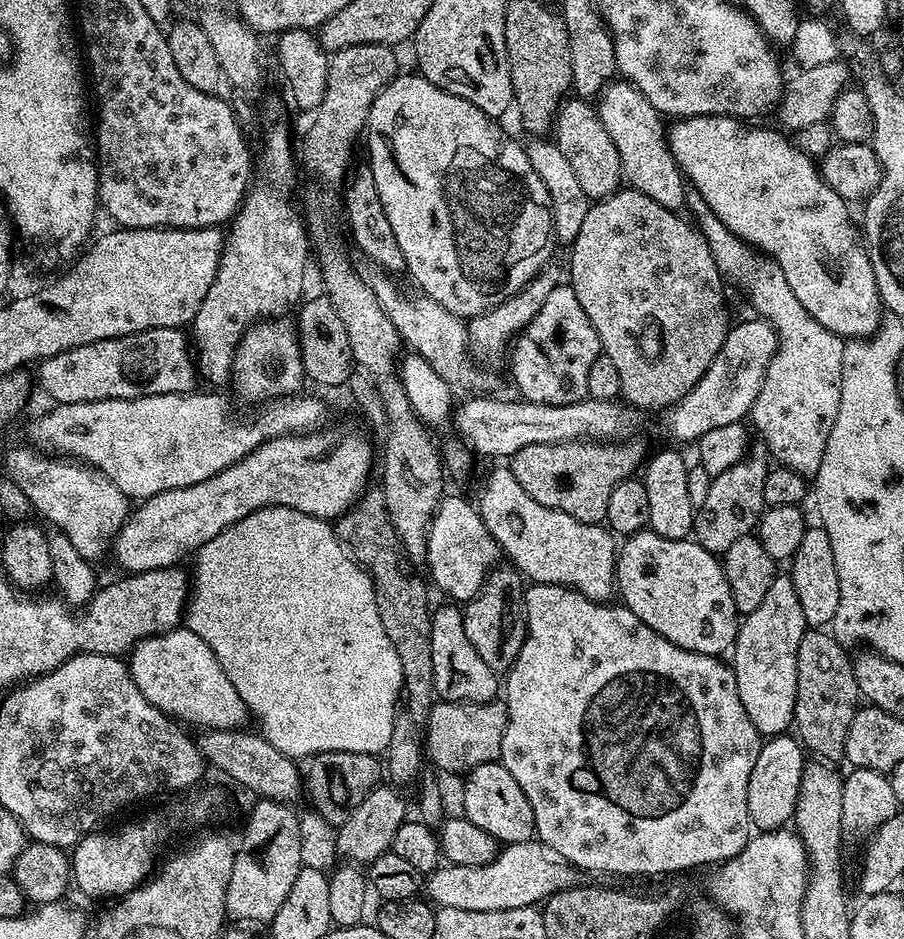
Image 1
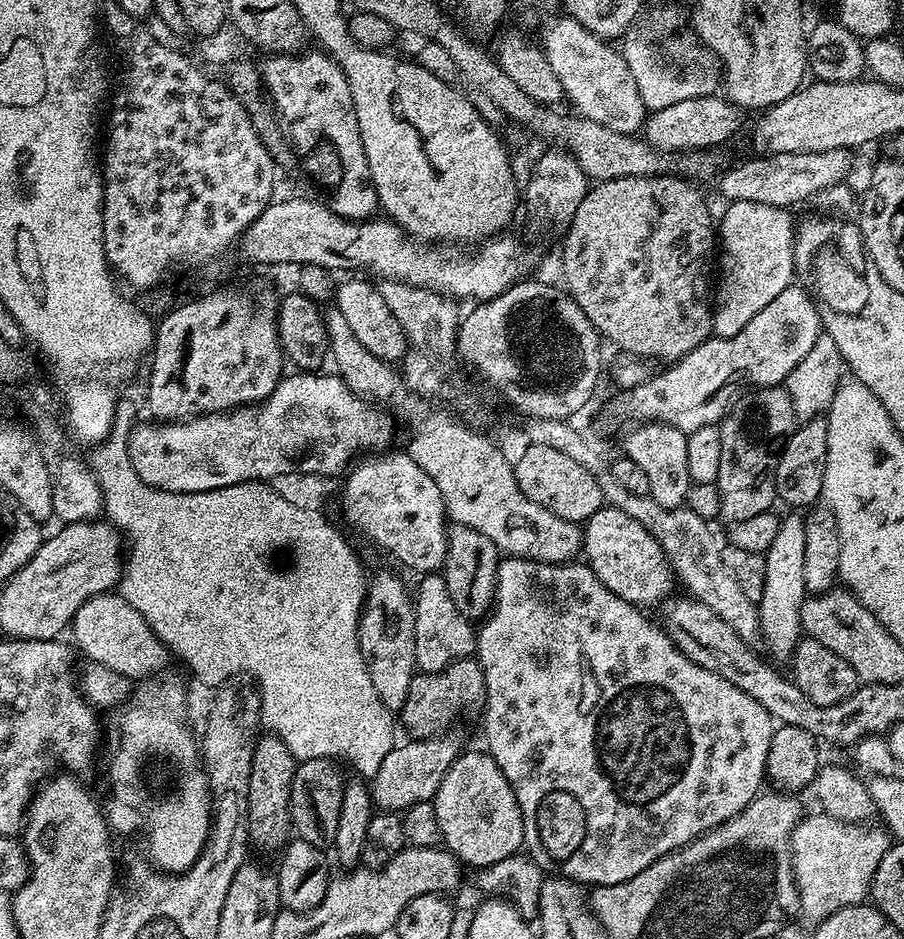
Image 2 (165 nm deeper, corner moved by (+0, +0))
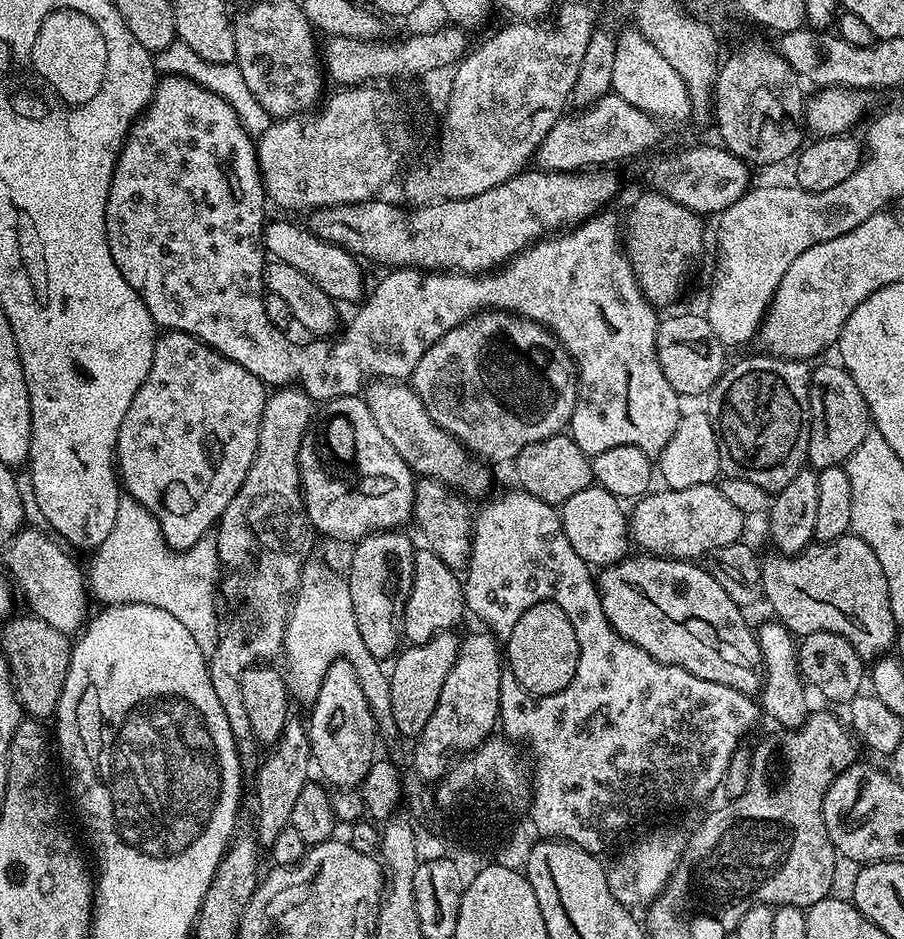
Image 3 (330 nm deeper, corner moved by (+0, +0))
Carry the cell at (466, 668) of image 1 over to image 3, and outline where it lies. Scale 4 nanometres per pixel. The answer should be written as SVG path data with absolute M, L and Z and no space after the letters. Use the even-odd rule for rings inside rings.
M427 550L417 551L414 555L414 578L410 598L404 611L403 639L409 645L425 644L443 632L451 632L456 623L466 616L464 586L461 577L438 554Z

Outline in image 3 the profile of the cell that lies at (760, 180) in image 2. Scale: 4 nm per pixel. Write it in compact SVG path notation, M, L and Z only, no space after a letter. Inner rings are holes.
M696 146L651 162L646 170L647 184L679 205L701 216L719 215L734 205L749 191L751 167L728 149L716 146Z

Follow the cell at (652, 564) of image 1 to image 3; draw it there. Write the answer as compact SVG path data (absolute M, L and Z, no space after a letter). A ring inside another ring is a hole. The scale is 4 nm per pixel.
M593 486L580 490L563 504L559 513L566 538L570 538L570 546L574 546L574 554L589 566L616 564L629 555L630 520L625 505L605 488Z

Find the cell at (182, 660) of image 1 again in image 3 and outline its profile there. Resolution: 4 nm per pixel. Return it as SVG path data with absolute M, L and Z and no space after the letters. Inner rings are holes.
M25 526L14 539L8 541L3 549L7 575L18 589L19 595L20 592L24 595L24 600L28 603L27 611L31 615L42 618L42 622L50 622L50 626L54 626L54 630L59 632L79 633L90 616L90 589L85 573L63 552L65 549L47 531L40 531L44 530L36 526Z

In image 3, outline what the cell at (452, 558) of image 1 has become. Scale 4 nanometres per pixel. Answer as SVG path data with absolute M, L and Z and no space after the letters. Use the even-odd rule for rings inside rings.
M359 395L339 396L327 401L324 408L315 413L300 447L300 491L309 525L317 533L332 540L363 540L369 532L386 532L399 529L413 519L414 490L416 480L408 463L386 442L374 414L370 414L367 402Z

